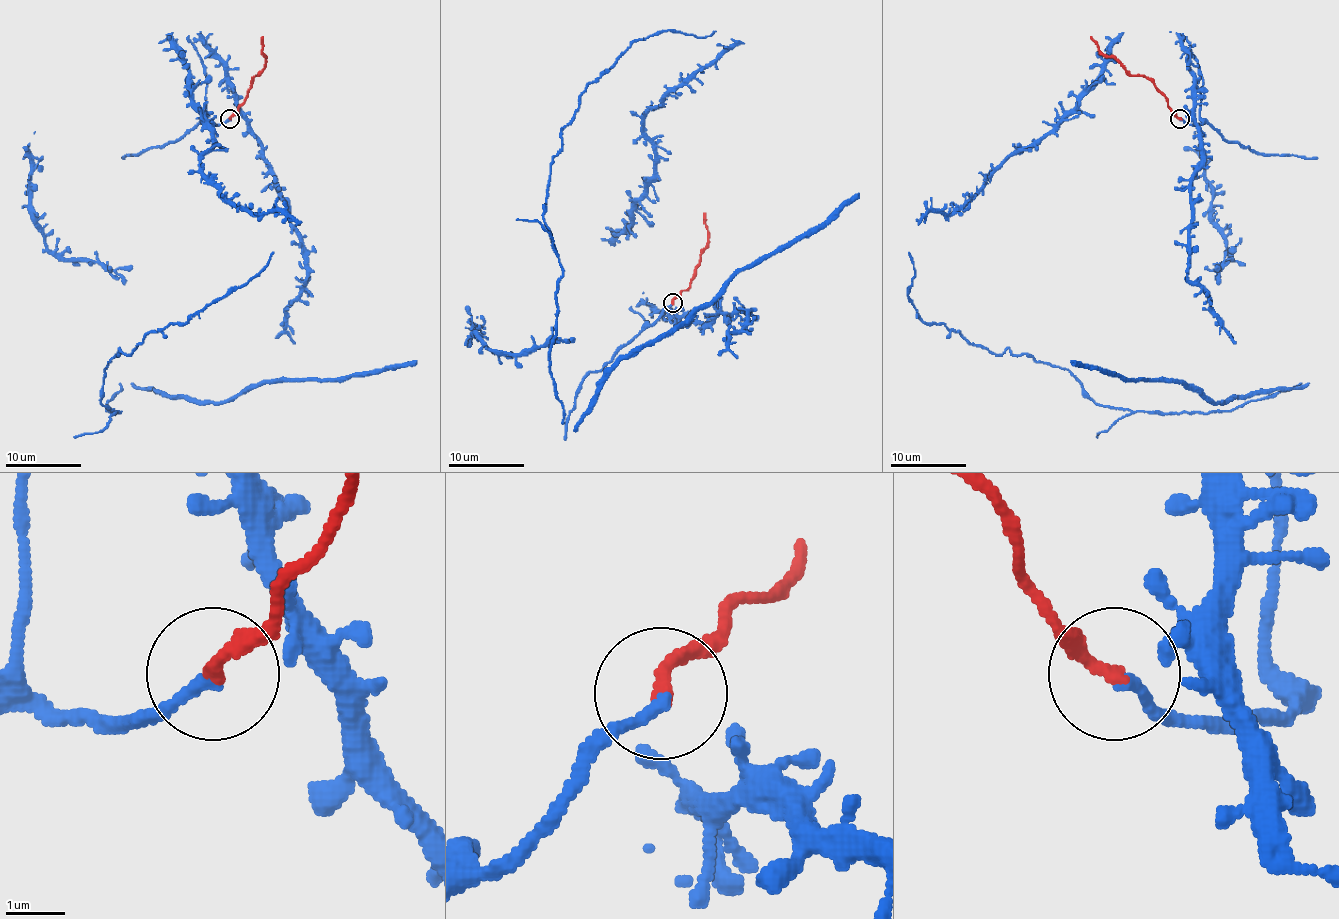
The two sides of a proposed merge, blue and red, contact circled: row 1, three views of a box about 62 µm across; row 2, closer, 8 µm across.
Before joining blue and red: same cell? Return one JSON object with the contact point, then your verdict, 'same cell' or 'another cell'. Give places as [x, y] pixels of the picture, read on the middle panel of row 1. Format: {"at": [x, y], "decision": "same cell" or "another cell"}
{"at": [672, 302], "decision": "same cell"}

